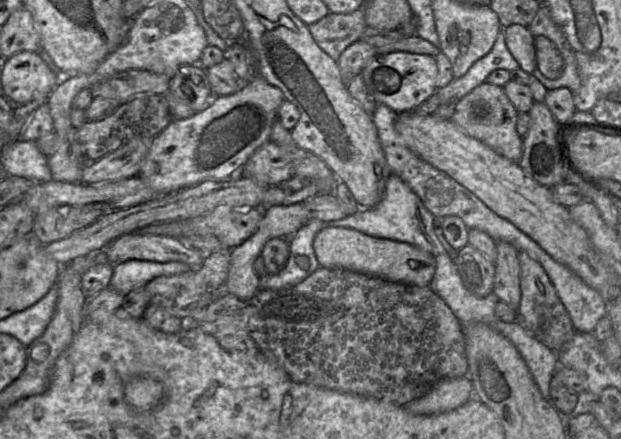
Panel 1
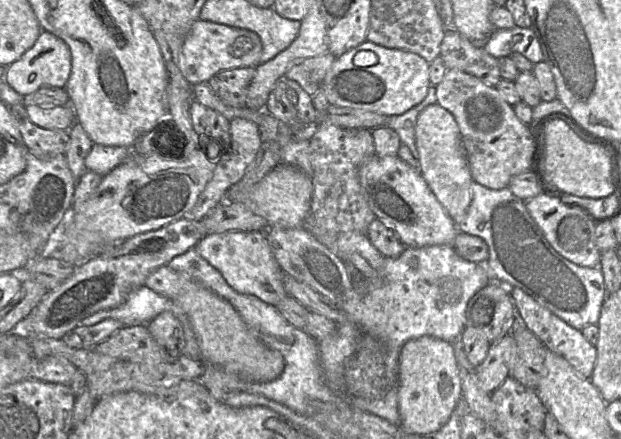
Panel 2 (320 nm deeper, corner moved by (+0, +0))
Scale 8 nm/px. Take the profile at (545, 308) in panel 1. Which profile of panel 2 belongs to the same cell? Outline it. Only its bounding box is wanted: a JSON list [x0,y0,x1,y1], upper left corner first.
[510,288,597,379]

